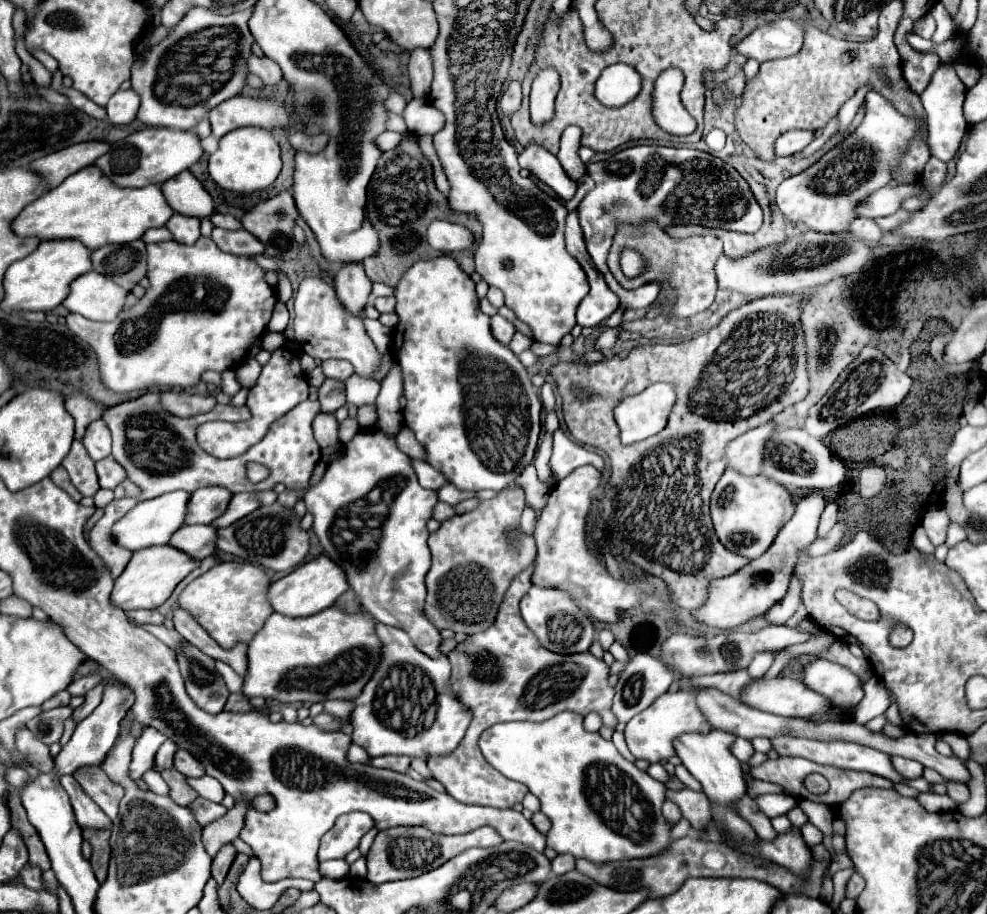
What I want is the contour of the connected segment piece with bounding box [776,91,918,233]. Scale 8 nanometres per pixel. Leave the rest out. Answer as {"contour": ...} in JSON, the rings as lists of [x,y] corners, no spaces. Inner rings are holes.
{"contour":[[[876,91],[866,93],[866,115],[864,125],[846,137],[840,145],[830,149],[818,163],[810,169],[788,177],[780,183],[776,193],[776,203],[780,211],[790,221],[800,221],[820,233],[842,233],[848,231],[854,219],[854,205],[892,181],[890,167],[898,161],[900,153],[906,151],[908,141],[916,135],[918,123],[900,115],[890,101],[886,101]]]}

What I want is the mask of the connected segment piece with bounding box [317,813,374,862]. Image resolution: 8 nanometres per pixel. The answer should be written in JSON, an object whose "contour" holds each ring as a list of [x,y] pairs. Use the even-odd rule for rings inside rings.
{"contour":[[[348,813],[338,817],[336,825],[320,841],[318,861],[345,858],[352,849],[358,847],[360,837],[372,827],[374,821],[366,813]]]}

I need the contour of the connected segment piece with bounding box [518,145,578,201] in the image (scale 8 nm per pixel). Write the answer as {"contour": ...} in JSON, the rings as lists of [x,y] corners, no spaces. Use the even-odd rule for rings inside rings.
{"contour":[[[528,145],[520,155],[518,155],[520,167],[528,169],[534,177],[538,177],[542,183],[546,183],[560,199],[568,201],[576,193],[576,181],[572,181],[566,171],[562,169],[560,161],[548,153],[546,149],[540,149],[538,145]]]}

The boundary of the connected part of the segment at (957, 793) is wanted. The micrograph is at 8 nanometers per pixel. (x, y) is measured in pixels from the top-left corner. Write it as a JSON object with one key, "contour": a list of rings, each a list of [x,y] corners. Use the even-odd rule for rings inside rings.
{"contour":[[[948,783],[946,785],[948,787],[948,795],[954,799],[954,801],[958,801],[958,803],[964,803],[968,797],[970,797],[970,793],[968,793],[968,787],[964,787],[962,783]]]}

